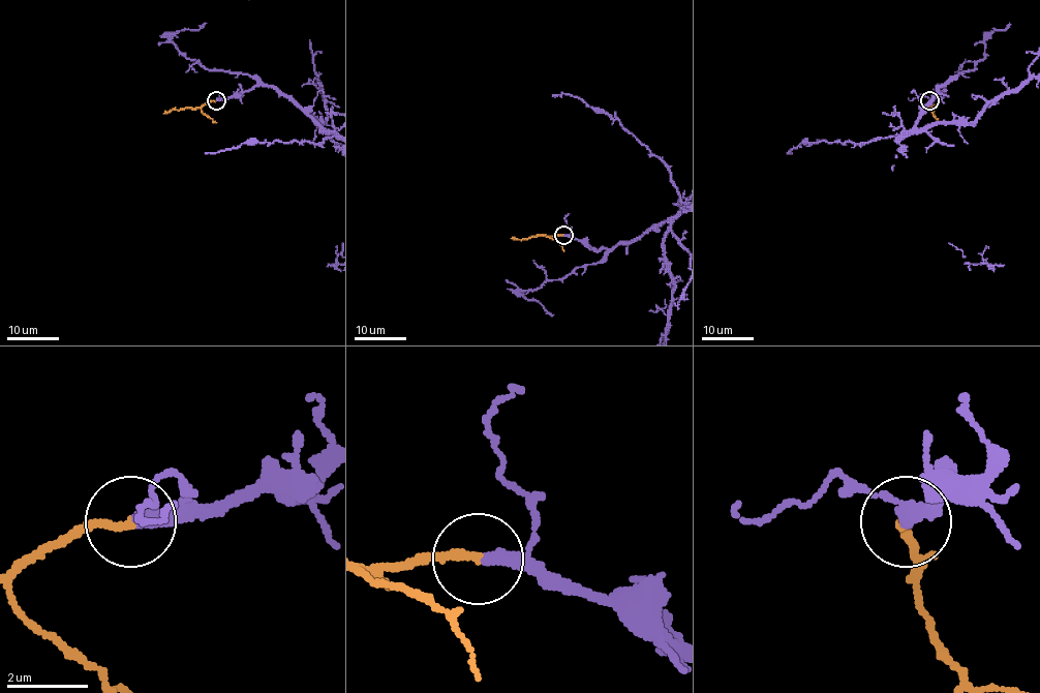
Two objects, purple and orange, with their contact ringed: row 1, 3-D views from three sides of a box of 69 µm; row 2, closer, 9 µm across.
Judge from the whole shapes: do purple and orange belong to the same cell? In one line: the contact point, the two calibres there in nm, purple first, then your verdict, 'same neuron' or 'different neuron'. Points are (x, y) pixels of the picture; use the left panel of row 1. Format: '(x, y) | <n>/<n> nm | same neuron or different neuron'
(216, 100) | 360/200 nm | same neuron

